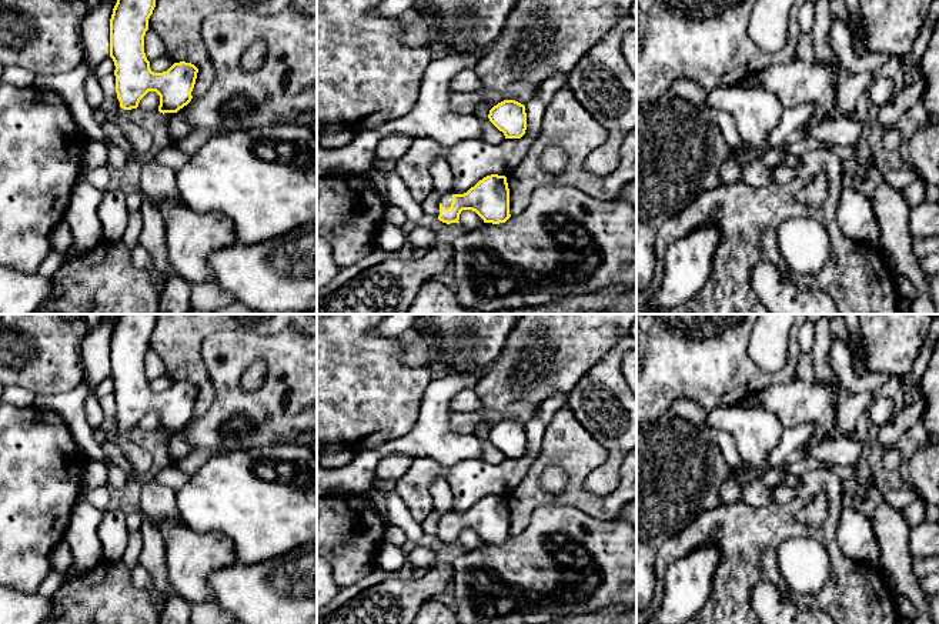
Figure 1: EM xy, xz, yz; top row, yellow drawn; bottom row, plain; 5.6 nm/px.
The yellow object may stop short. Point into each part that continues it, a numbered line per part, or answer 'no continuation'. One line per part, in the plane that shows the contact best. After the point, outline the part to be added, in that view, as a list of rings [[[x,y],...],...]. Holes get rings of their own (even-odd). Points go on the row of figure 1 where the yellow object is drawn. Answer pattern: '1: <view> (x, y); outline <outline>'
1: xz (445, 200); outline [[[454,191],[441,194],[440,203],[442,204],[442,207],[445,207],[445,208],[451,207],[454,194],[455,194]]]

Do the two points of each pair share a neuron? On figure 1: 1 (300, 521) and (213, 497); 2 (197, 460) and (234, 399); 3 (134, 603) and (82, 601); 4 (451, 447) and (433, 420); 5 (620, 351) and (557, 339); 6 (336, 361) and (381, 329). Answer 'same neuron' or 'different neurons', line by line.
1: same neuron
2: different neurons
3: same neuron
4: same neuron
5: different neurons
6: different neurons

